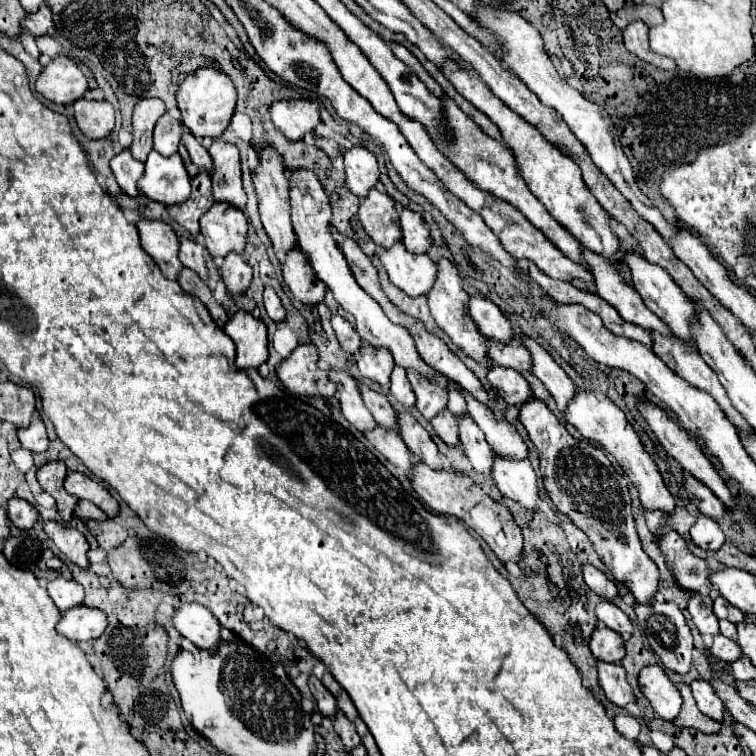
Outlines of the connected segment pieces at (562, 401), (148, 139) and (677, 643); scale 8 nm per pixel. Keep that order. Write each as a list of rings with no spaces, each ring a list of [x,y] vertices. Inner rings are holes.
[[[518,334],[514,340],[522,342],[526,346],[526,350],[532,356],[530,372],[548,388],[548,392],[556,400],[560,412],[564,412],[566,410],[566,402],[576,392],[574,382],[566,376],[566,372],[554,362],[554,358],[538,342],[534,342],[532,338],[528,338],[524,334]]]
[[[158,98],[140,100],[134,106],[134,116],[132,116],[134,142],[130,146],[130,152],[136,160],[146,162],[146,156],[152,150],[152,130],[164,112],[166,112],[164,102]]]
[[[654,602],[654,604],[636,604],[634,606],[636,612],[636,622],[640,624],[642,632],[646,634],[652,650],[658,654],[658,658],[662,660],[664,668],[676,672],[676,674],[688,674],[692,668],[692,632],[680,612],[680,608],[672,602]]]

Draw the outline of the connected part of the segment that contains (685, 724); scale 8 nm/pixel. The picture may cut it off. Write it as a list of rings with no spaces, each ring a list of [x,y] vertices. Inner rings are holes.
[[[682,682],[682,684],[676,684],[676,688],[680,690],[680,694],[682,694],[682,698],[684,698],[684,704],[682,704],[680,714],[678,714],[672,722],[674,722],[676,726],[680,726],[680,728],[696,728],[696,730],[706,732],[706,734],[718,732],[720,722],[710,720],[708,716],[704,716],[704,714],[698,710],[698,706],[696,706],[696,702],[694,702],[694,698],[692,698],[690,686]]]

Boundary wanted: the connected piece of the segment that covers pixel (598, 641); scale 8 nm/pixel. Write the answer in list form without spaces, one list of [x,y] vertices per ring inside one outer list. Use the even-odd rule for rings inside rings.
[[[596,628],[590,638],[590,652],[602,662],[620,662],[624,656],[624,640],[610,628]]]

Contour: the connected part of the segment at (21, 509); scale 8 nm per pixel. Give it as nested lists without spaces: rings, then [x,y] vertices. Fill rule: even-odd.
[[[22,498],[8,500],[6,512],[8,512],[10,522],[20,530],[28,530],[38,522],[38,510],[32,504],[28,504],[26,500],[22,500]]]

